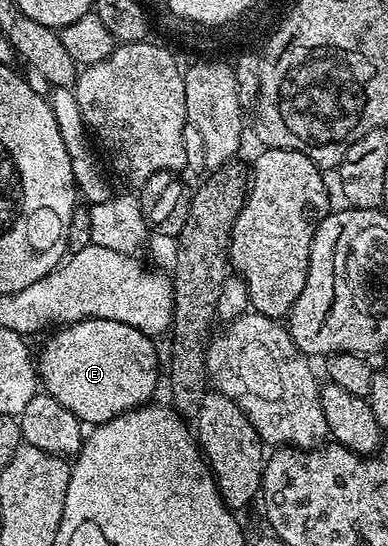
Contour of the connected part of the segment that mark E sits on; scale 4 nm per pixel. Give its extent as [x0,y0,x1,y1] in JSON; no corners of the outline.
[36,319,157,425]

